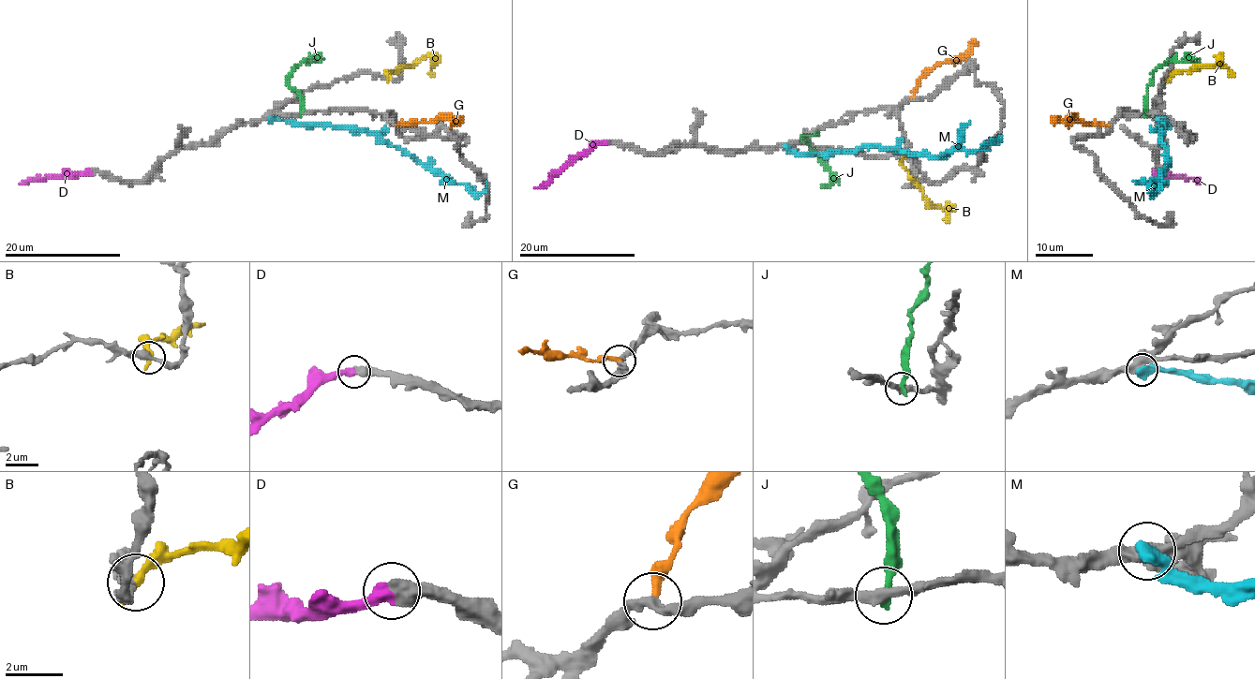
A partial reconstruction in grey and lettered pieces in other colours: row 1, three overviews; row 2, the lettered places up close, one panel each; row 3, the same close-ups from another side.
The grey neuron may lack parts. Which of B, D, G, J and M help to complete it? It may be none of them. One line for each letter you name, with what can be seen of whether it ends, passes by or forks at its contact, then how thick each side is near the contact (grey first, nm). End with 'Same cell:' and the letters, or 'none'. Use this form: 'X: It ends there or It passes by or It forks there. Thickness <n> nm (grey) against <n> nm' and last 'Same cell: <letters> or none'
D: It ends there. Thickness 600 nm (grey) against 460 nm
Same cell: D

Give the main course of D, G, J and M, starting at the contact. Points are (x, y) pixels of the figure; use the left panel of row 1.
D: (89, 170), (33, 177), (20, 184)
G: (398, 125), (444, 119), (459, 123)
J: (300, 114), (301, 97), (290, 87), (288, 80), (291, 72), (304, 61), (317, 59), (306, 64)
M: (269, 119), (365, 127), (433, 169), (439, 169), (455, 183), (463, 183), (472, 191), (481, 191), (485, 181)

